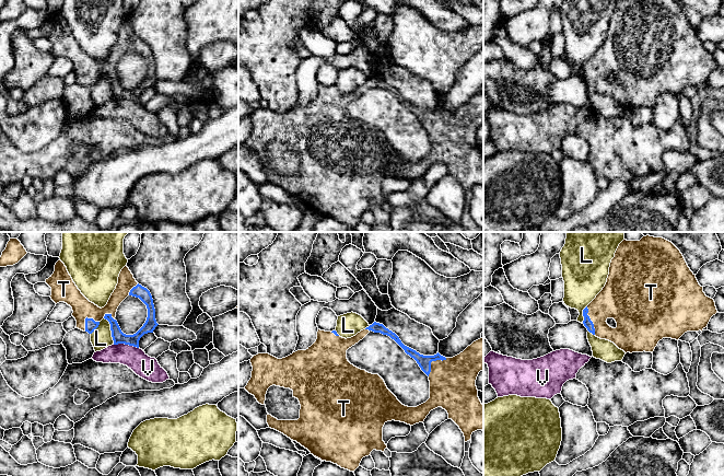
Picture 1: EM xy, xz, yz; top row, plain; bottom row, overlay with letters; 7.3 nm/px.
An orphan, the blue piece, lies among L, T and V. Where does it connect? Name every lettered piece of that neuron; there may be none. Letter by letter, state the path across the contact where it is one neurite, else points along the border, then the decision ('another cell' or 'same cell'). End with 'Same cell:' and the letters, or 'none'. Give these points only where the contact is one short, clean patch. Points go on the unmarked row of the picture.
L: border along xy (104, 72), (109, 79), (114, 99); another cell
T: same cell
V: border along xy (114, 99), (128, 99), (138, 103); another cell
Same cell: T

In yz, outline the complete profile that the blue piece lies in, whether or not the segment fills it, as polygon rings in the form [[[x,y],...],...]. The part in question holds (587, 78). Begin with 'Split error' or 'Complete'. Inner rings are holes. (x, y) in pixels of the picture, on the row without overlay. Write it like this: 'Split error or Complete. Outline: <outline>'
Split error. Outline: [[[619,0],[605,42],[583,65],[583,79],[589,88],[614,97],[626,108],[653,107],[663,93],[679,95],[687,86],[702,86],[716,68],[714,55],[705,50],[703,42],[675,0]]]

